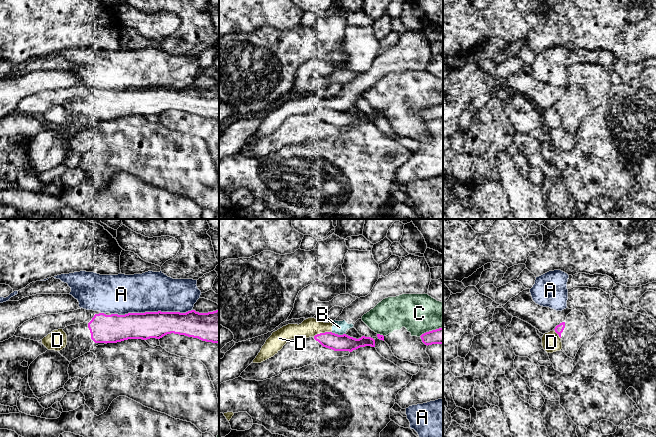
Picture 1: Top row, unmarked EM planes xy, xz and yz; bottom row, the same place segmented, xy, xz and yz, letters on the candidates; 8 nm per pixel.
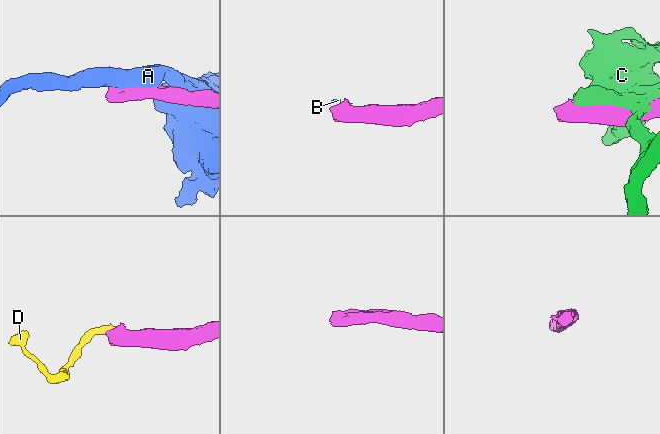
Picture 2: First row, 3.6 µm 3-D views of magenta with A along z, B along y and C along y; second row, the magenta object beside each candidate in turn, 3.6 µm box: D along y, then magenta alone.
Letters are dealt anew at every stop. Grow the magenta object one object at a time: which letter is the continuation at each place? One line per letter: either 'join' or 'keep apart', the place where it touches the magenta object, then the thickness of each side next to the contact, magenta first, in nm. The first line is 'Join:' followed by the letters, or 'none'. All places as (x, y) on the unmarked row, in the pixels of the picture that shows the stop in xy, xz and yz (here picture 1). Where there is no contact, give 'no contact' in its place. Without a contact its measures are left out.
Join: none
A: keep apart | xy (151, 88) | 220/320 nm
B: keep apart | xz (337, 110) | 130/110 nm
C: keep apart | xz (430, 107) | 130/320 nm
D: keep apart | xz (322, 109) | 130/150 nm

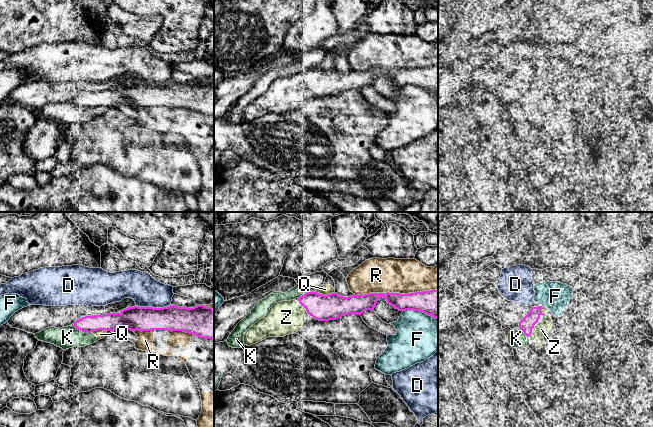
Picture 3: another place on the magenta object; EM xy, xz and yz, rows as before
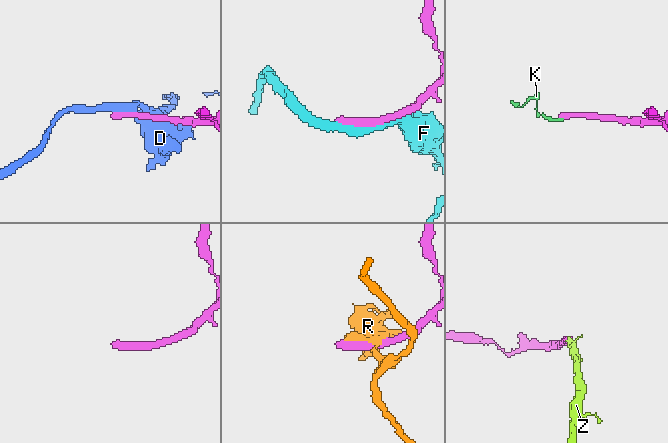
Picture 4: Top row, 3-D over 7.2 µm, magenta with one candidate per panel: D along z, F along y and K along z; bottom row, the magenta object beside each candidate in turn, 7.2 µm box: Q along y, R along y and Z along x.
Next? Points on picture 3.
Join: Z
D: keep apart | xy (152, 83) | 200/240 nm
F: keep apart | xz (420, 87) | 220/380 nm
K: keep apart | xy (82, 107) | 140/180 nm
Q: keep apart | xz (325, 71) | 200/80 nm
R: keep apart | xz (395, 69) | 170/280 nm
Z: join | yz (541, 87) | 110/110 nm

